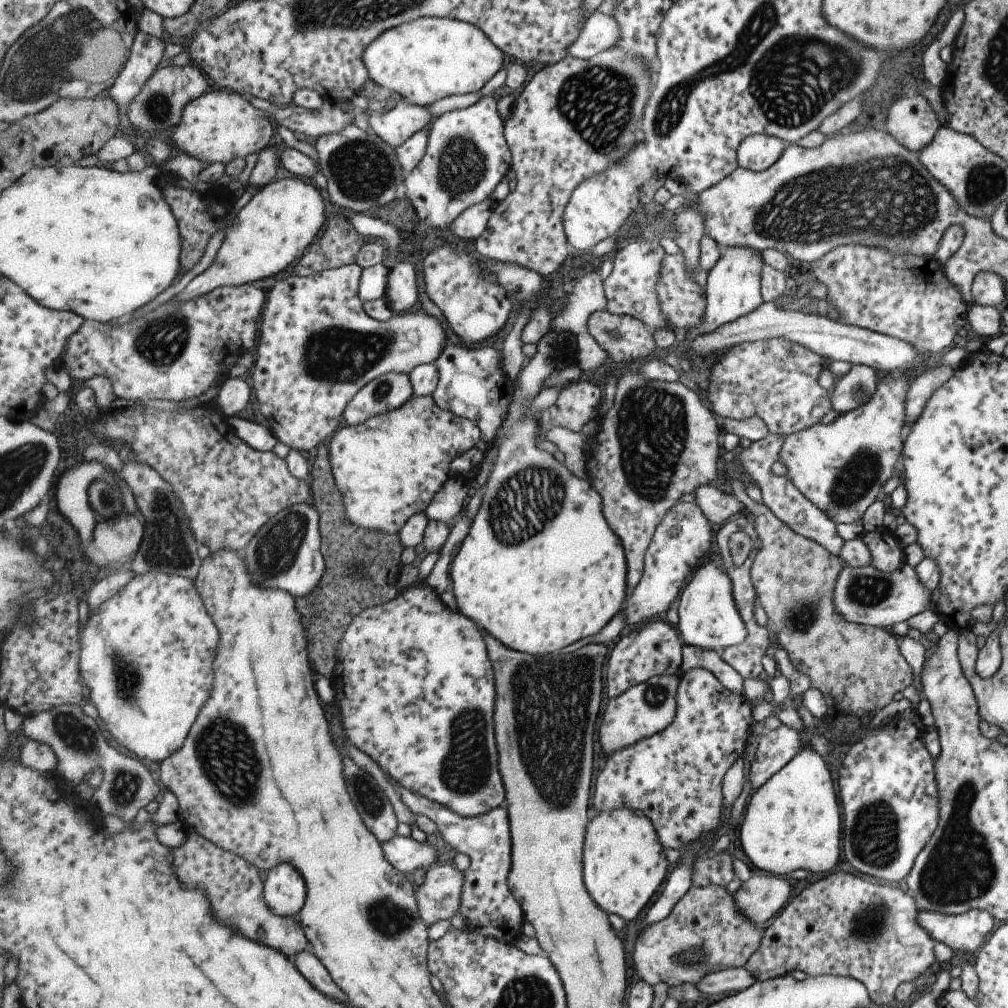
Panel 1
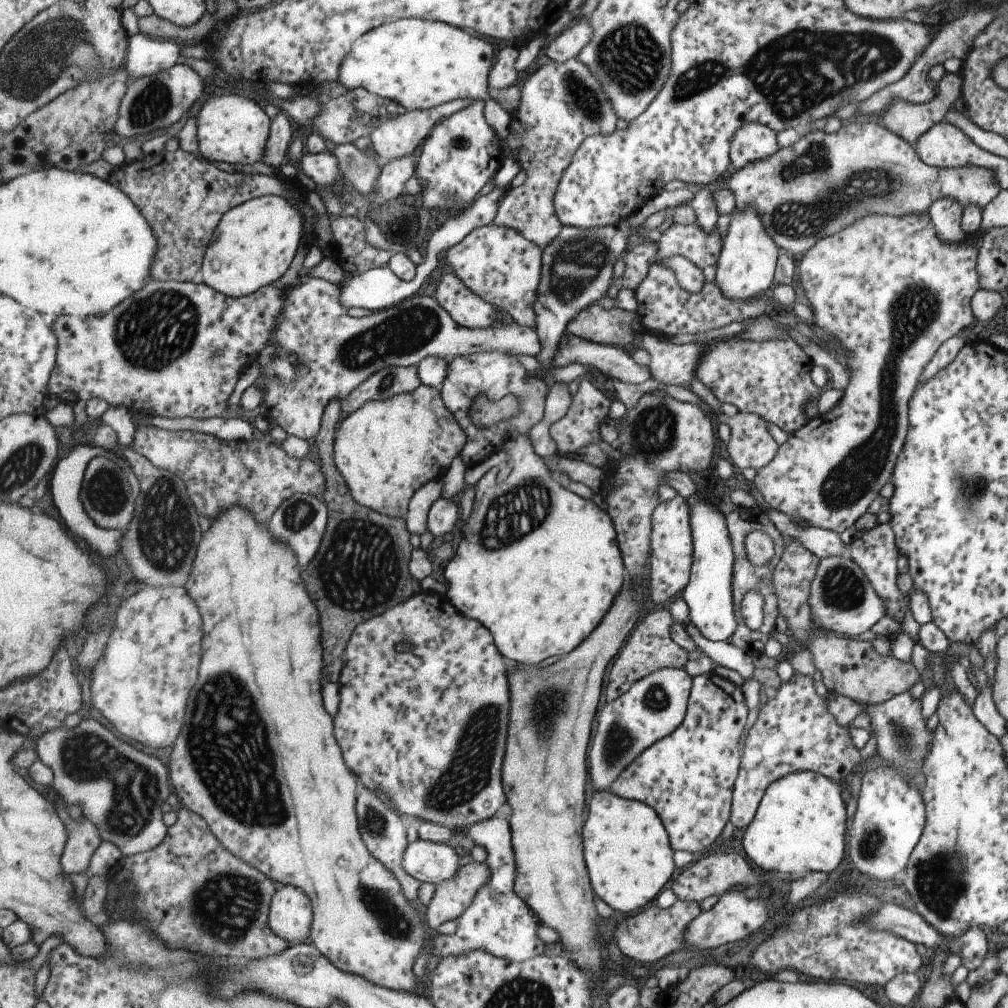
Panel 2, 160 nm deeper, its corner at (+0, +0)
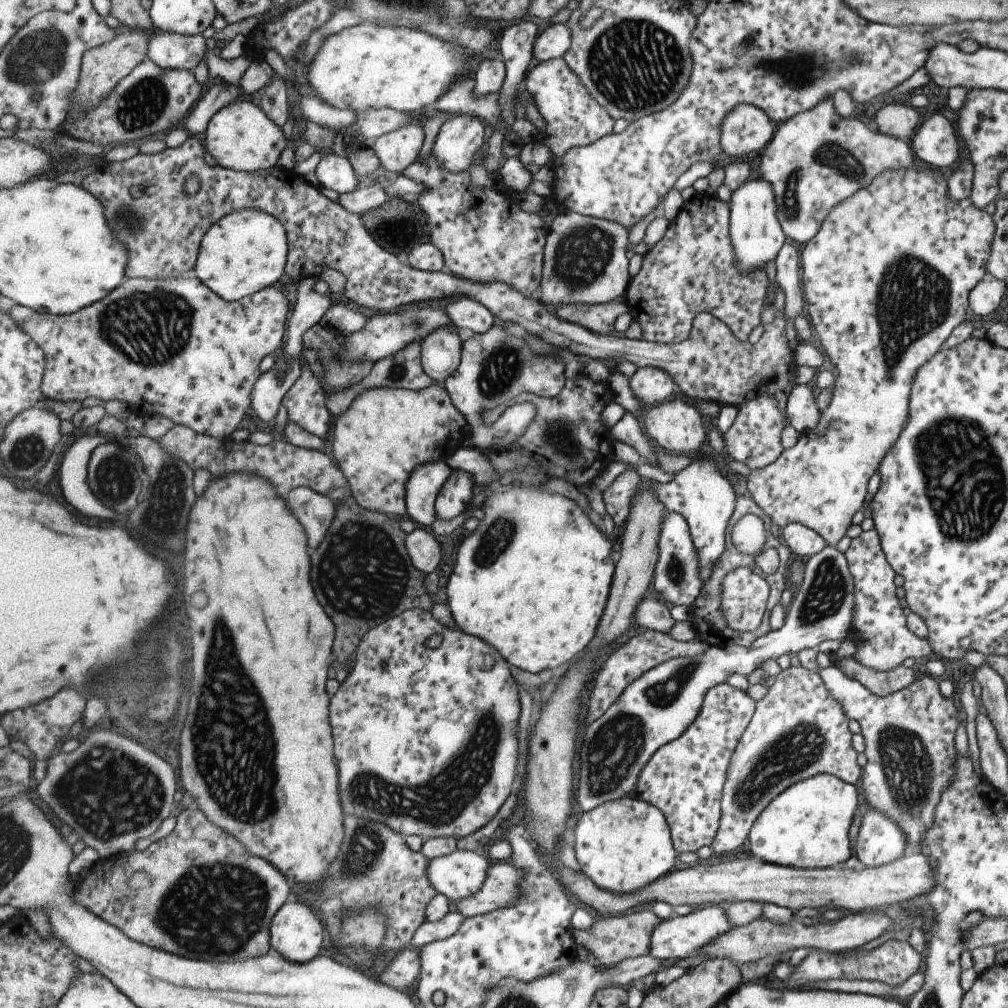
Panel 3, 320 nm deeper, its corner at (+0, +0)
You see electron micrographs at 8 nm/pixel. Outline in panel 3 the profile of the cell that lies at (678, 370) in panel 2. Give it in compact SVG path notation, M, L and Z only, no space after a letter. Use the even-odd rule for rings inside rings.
M653 367L638 368L630 378L630 385L645 411L675 397L680 389L670 374Z

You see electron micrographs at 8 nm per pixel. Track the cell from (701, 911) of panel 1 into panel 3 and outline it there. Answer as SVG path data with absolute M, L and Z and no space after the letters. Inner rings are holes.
M653 909L639 910L632 914L596 920L589 929L574 930L574 939L590 951L600 964L610 968L627 959L651 955L651 935L661 921L661 917Z

